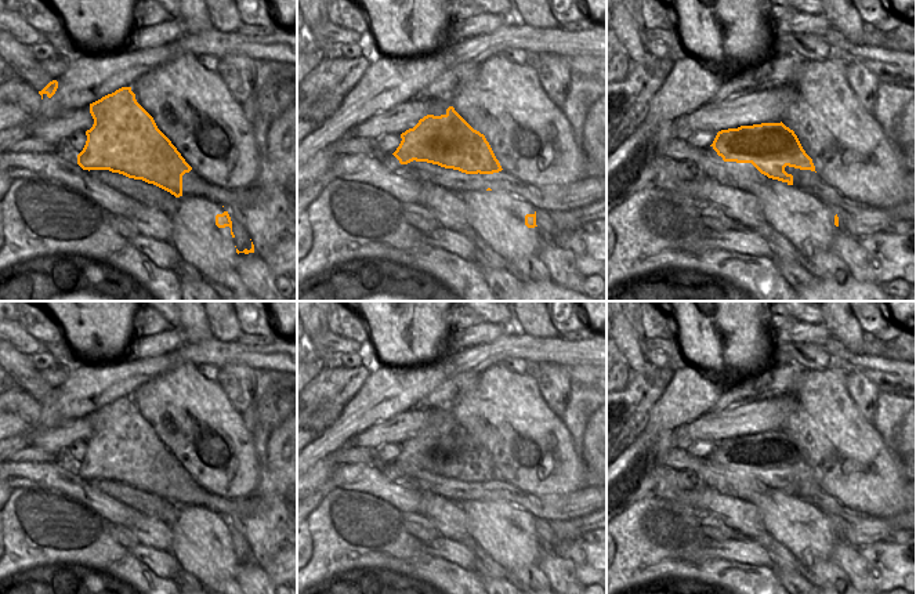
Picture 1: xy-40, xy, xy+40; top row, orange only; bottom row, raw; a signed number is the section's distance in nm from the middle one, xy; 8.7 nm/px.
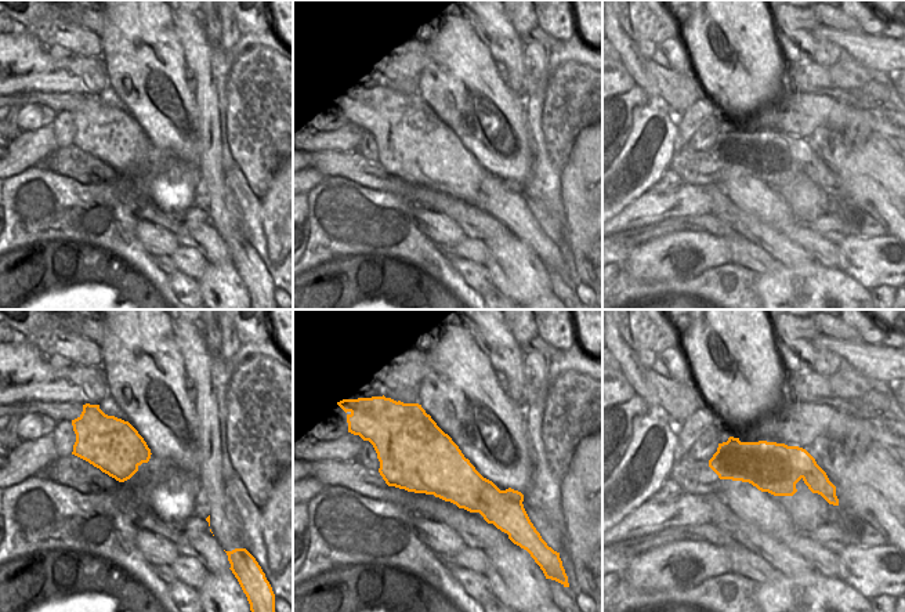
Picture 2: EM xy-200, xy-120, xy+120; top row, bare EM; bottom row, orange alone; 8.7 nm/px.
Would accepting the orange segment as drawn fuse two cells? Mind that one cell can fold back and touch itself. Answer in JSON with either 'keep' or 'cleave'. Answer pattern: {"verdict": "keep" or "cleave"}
{"verdict": "cleave"}

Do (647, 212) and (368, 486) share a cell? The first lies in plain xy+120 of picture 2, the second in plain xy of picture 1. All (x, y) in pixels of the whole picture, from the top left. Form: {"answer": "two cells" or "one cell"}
{"answer": "one cell"}

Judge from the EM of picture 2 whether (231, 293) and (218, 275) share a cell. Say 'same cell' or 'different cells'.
same cell

